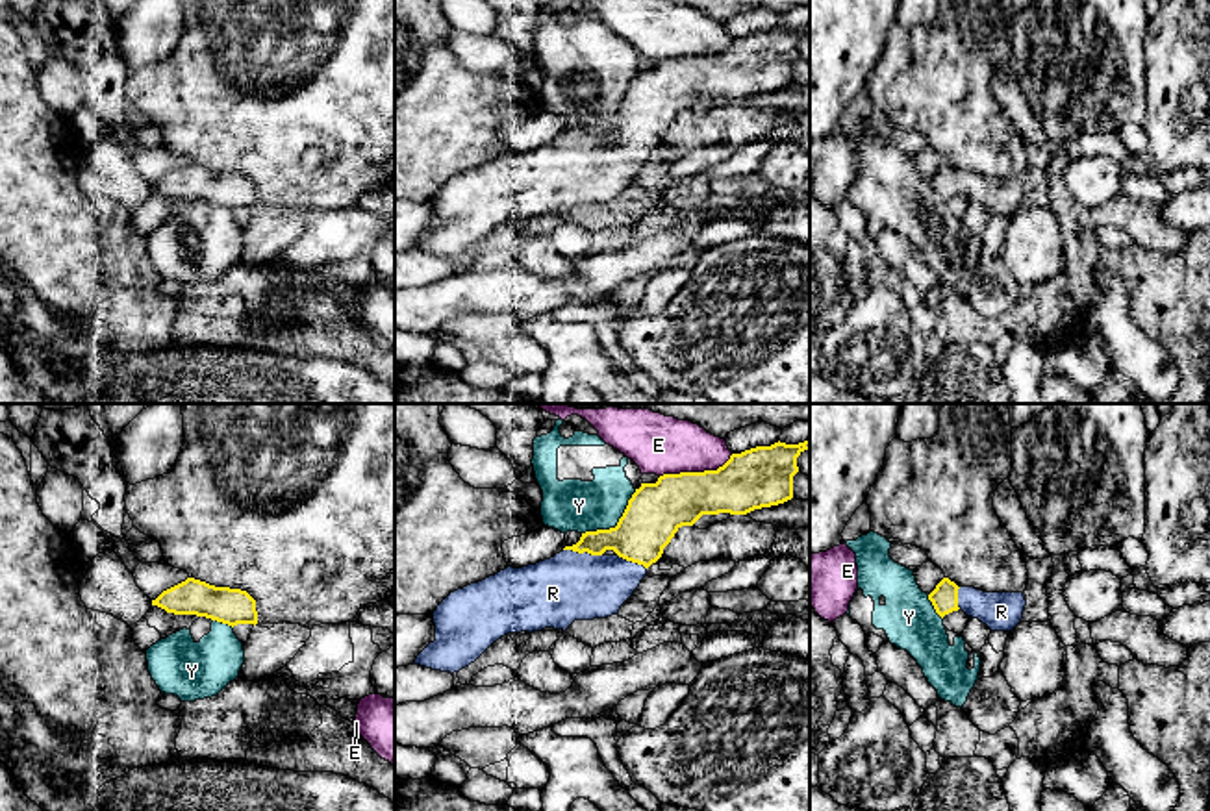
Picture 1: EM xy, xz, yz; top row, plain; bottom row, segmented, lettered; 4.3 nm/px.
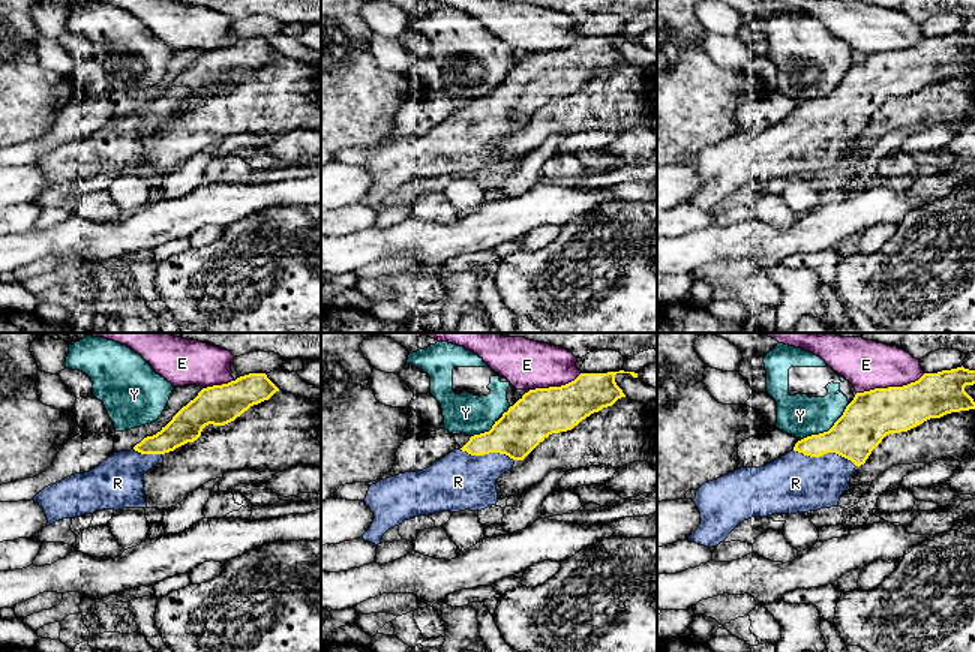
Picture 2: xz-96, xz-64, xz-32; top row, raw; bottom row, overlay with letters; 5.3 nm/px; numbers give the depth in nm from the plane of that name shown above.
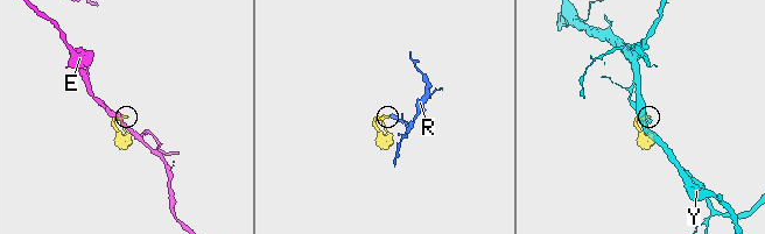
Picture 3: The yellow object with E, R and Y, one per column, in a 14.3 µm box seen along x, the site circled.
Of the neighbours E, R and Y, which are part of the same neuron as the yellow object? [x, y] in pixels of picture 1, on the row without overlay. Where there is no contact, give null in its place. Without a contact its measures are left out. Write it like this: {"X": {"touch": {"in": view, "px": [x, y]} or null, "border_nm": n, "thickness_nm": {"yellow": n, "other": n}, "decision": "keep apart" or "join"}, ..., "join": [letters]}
{"E": {"touch": {"in": "xz", "px": [695, 58]}, "border_nm": 340, "thickness_nm": {"yellow": 260, "other": 260}, "decision": "keep apart"}, "R": {"touch": {"in": "xz", "px": [584, 136]}, "border_nm": 180, "thickness_nm": {"yellow": 220, "other": 300}, "decision": "join"}, "Y": {"touch": {"in": "xz", "px": [617, 110]}, "border_nm": 300, "thickness_nm": {"yellow": 240, "other": 220}, "decision": "keep apart"}, "join": ["R"]}

